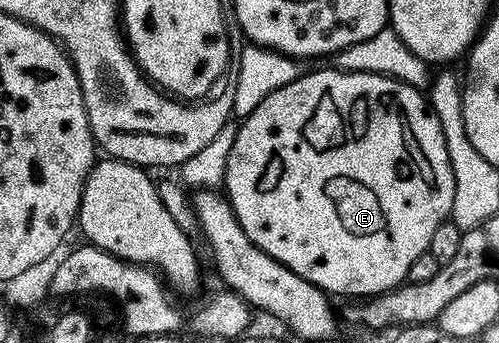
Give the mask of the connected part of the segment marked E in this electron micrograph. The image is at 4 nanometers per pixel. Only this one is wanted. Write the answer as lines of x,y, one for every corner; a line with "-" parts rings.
340,67
321,68
318,72
298,74
290,84
267,94
251,114
240,121
237,137
227,158
224,191
229,197
233,213
239,218
239,226
271,258
299,274
307,282
326,294
372,298
380,296
405,280
411,262
429,250
431,234
435,234
443,221
450,219
455,202
455,178
451,162
447,158
447,146
443,142
443,130
431,111
422,89
413,88
402,80
380,76
378,72
351,72

